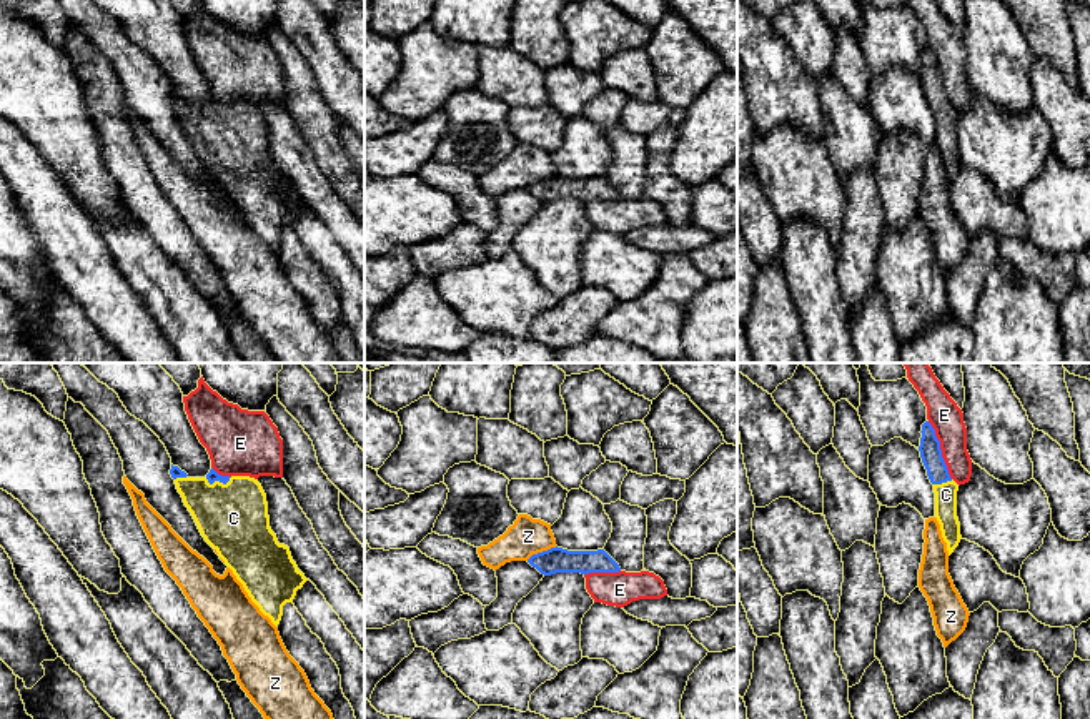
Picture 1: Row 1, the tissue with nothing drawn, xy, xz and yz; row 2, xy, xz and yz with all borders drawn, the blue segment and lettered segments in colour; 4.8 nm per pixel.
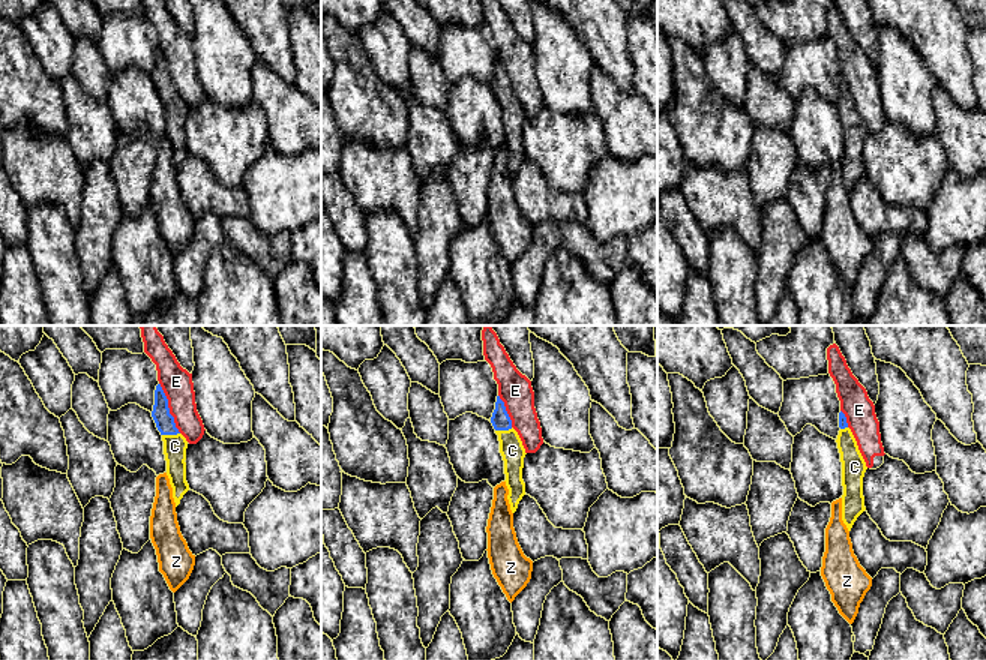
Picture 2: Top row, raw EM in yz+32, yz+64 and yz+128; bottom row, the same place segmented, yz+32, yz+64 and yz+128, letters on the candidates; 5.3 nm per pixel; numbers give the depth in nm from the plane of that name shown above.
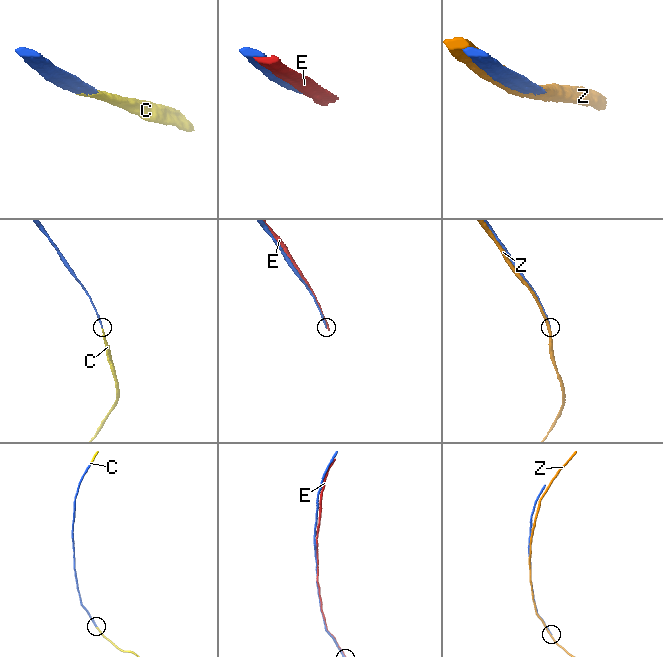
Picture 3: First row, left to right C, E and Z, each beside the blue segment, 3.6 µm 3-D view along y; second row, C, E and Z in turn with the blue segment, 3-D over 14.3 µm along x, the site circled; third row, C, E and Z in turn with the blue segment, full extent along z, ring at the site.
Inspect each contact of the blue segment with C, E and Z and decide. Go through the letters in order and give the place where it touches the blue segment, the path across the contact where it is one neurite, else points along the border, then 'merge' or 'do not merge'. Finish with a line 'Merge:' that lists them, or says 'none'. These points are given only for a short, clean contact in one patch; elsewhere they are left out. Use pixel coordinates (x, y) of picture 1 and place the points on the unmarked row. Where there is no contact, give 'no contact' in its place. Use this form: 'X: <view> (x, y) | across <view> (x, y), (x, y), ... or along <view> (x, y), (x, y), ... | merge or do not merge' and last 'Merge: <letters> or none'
C: xy (218, 107) | merge
E: yz (941, 77) | do not merge
Z: xz (543, 178) | do not merge
Merge: C

